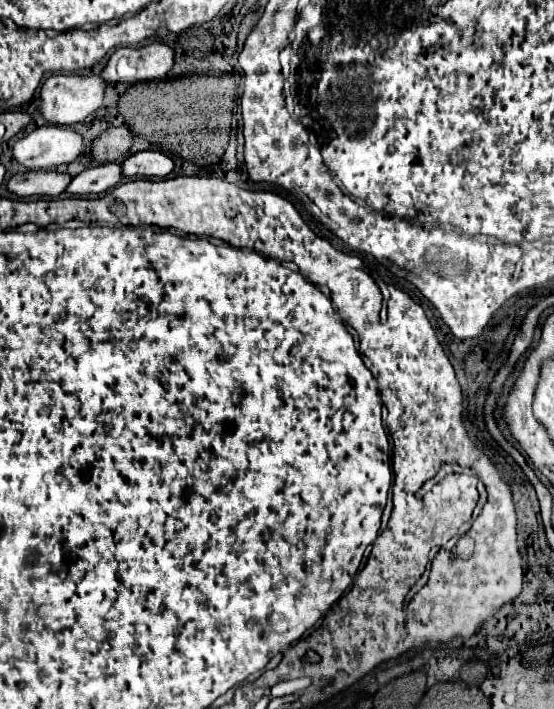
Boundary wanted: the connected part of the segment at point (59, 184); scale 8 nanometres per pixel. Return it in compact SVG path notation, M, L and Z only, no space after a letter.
M28 170L24 174L16 174L8 180L8 190L26 198L26 196L60 196L66 192L72 182L70 174L48 172L48 170Z

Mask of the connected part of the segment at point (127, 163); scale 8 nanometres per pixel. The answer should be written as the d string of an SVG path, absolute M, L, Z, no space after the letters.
M144 150L122 162L124 176L158 176L164 178L174 170L174 160L160 150Z

